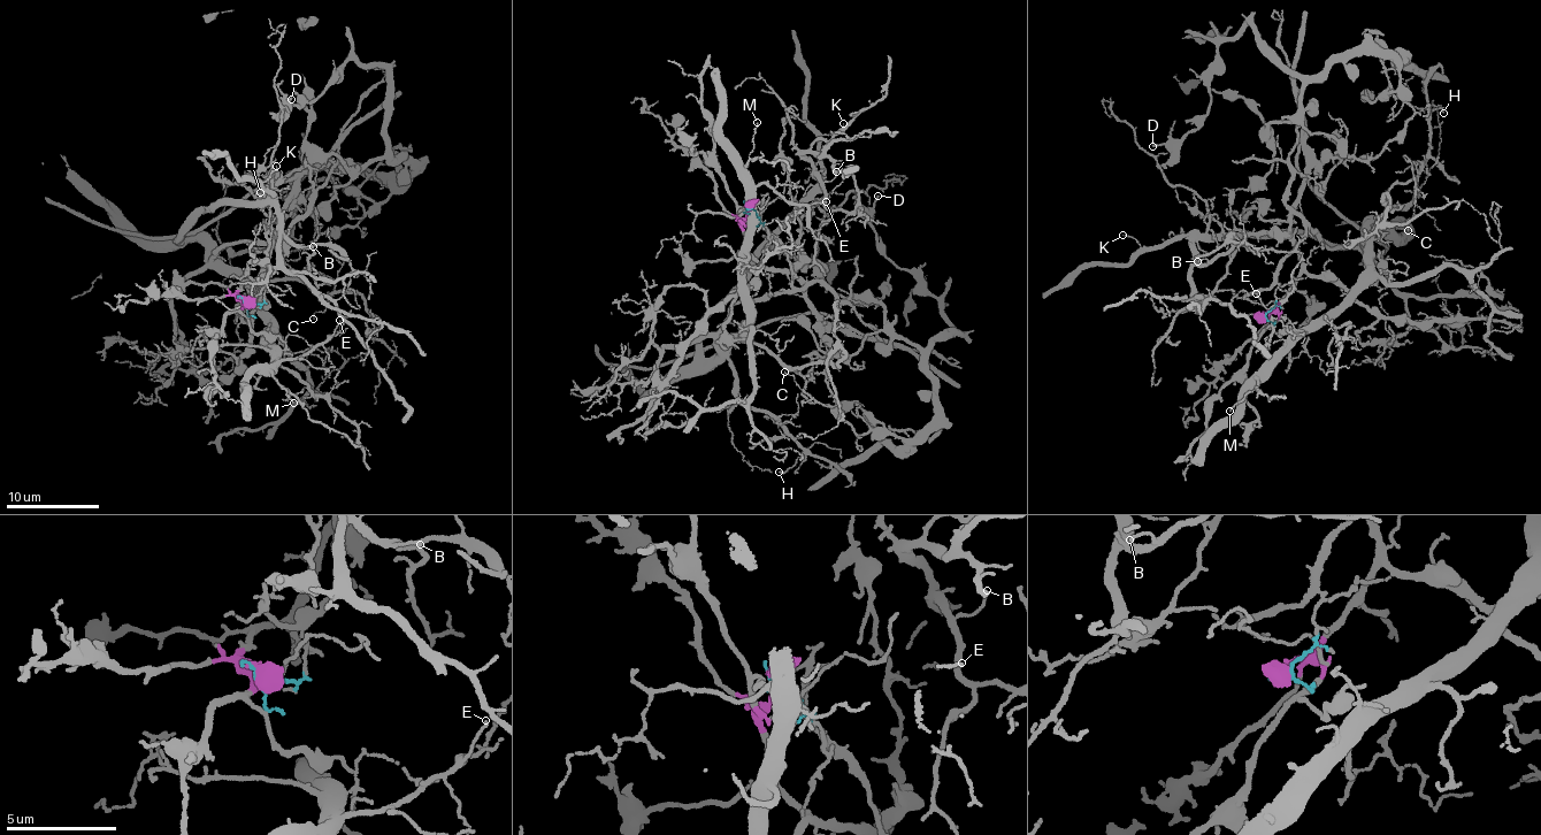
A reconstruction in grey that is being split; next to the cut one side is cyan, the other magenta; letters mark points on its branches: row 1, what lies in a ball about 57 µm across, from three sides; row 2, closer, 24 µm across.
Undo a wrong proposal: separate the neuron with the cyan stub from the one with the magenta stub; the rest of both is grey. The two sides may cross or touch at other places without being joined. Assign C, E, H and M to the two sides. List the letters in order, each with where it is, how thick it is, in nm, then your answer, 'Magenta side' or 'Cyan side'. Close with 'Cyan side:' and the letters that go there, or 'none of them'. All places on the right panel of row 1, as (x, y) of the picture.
C: Place: (1408, 230). Thickness 70 nm. Cyan side
E: Place: (1256, 293). Thickness 100 nm. Cyan side
H: Place: (1443, 113). Thickness 140 nm. Cyan side
M: Place: (1229, 411). Thickness 70 nm. Cyan side
Cyan side: C, E, H, M

